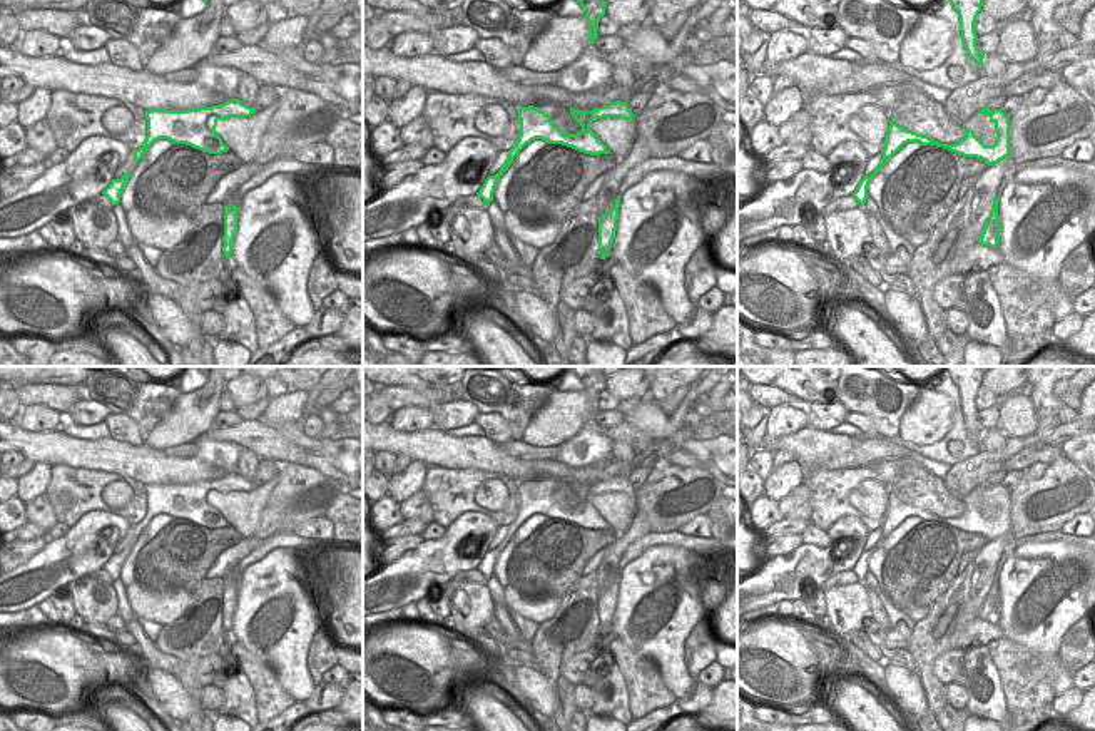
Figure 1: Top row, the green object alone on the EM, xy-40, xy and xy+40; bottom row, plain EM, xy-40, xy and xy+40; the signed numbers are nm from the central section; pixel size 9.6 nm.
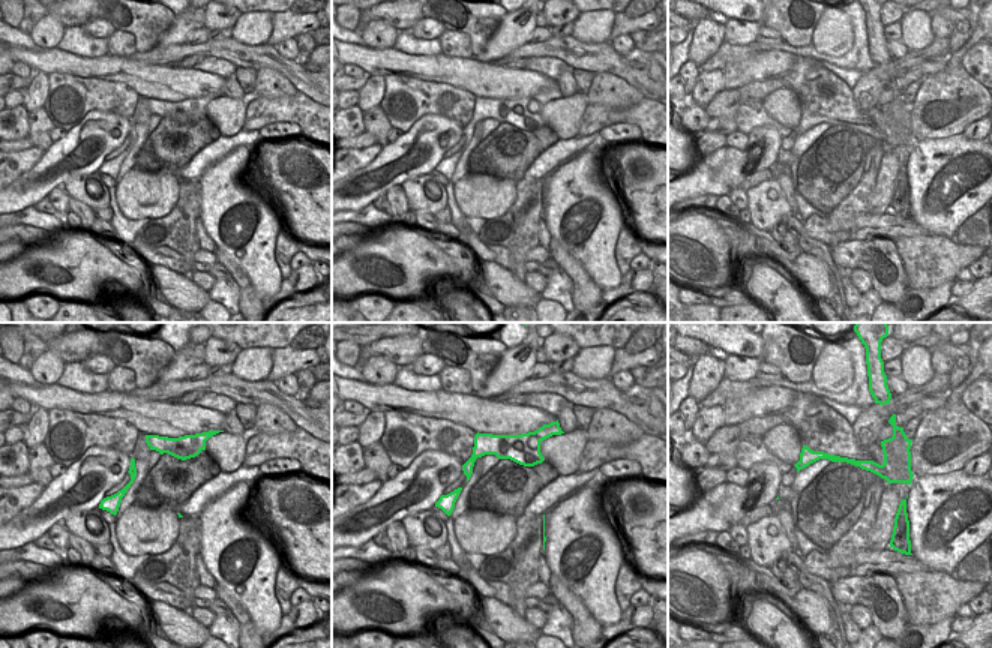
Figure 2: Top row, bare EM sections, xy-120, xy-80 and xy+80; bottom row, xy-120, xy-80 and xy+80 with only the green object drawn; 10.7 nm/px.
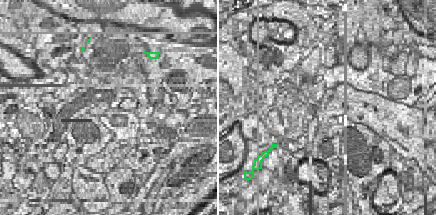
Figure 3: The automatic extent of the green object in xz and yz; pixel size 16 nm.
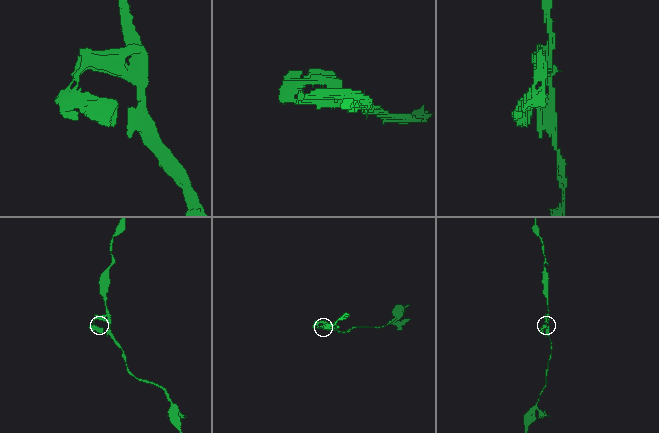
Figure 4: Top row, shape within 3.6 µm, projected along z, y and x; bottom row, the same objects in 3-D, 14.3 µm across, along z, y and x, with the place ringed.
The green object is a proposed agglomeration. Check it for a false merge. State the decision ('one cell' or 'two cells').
one cell

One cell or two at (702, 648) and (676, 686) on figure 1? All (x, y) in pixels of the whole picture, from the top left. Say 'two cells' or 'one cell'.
two cells

